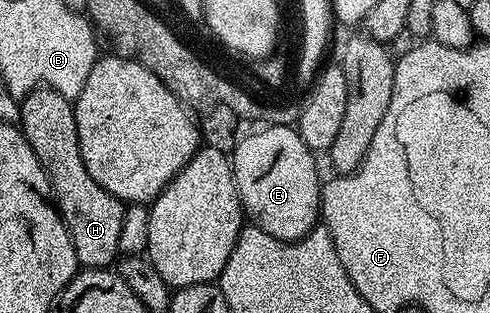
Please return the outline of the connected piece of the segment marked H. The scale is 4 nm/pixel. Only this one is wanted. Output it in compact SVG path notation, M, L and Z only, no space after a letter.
M36 88L21 101L20 127L50 179L53 199L72 238L79 265L83 269L110 268L120 256L120 226L126 208L123 201L108 194L108 190L88 174L88 166L84 166L80 154L73 103L52 88Z

